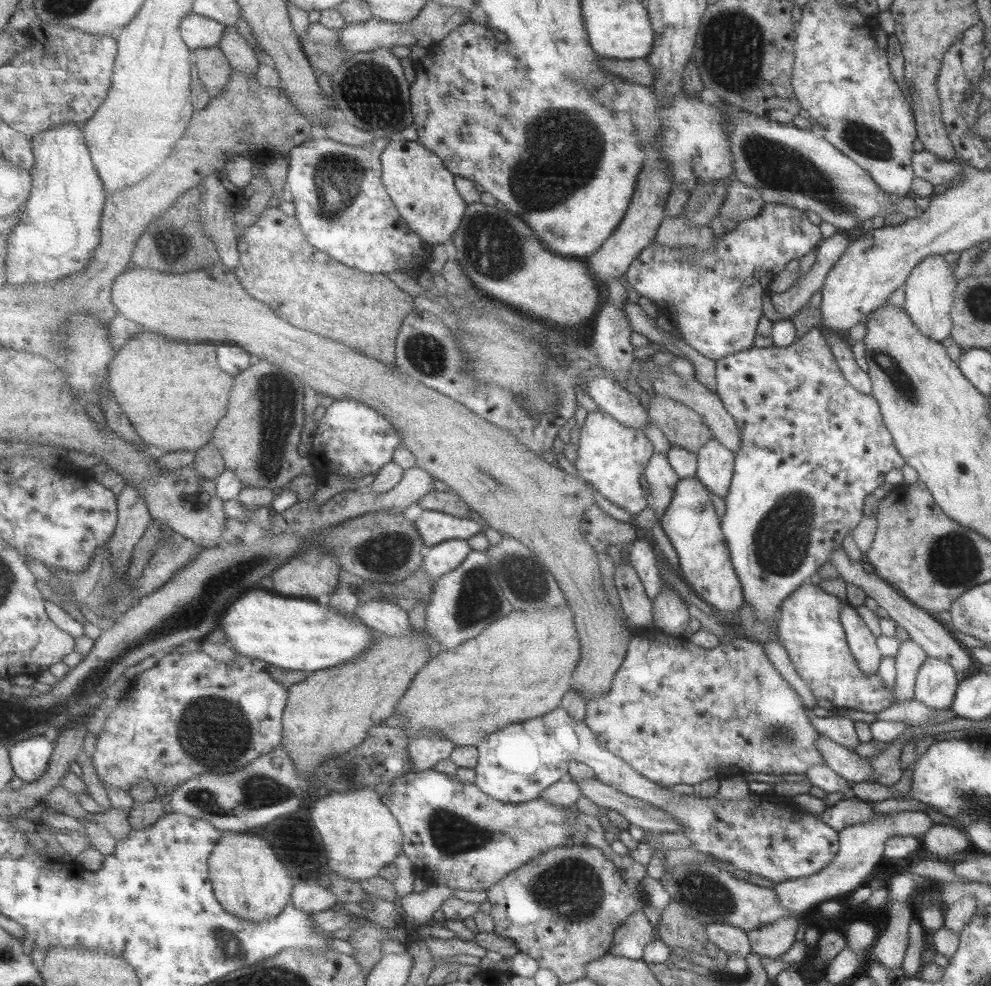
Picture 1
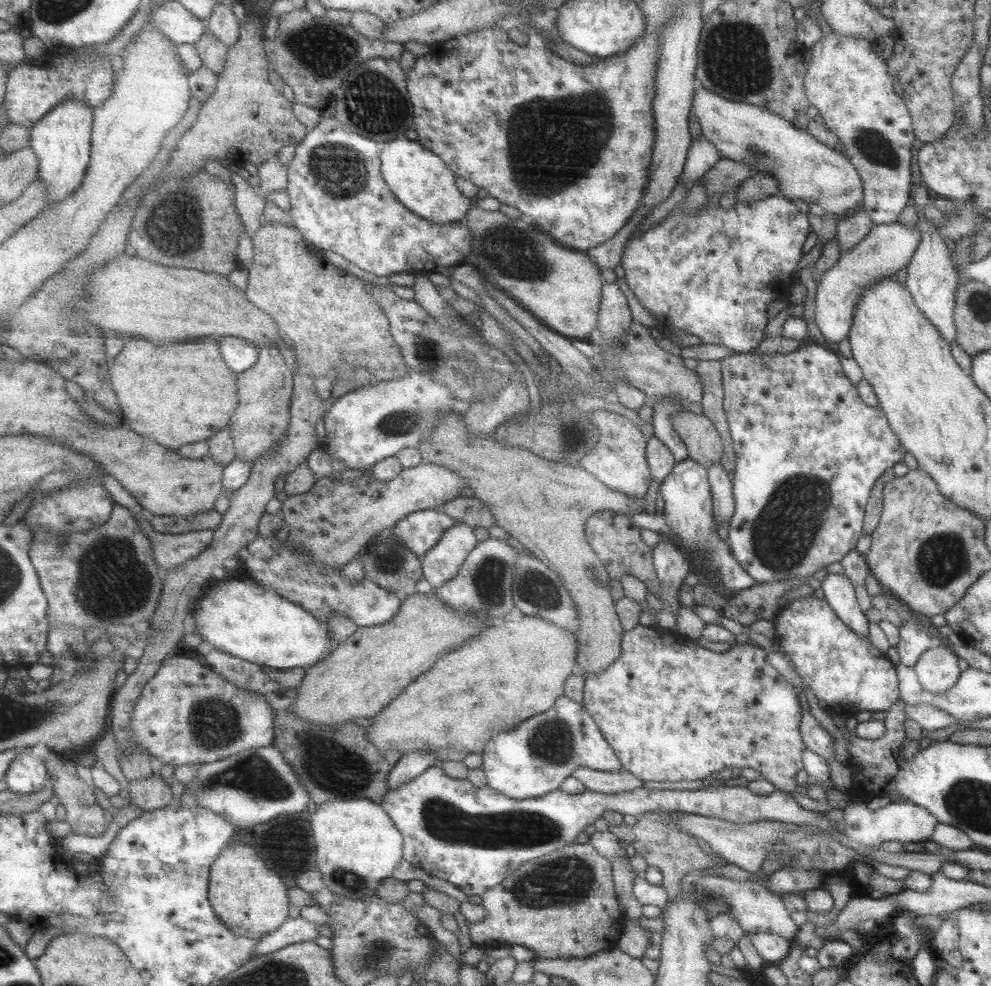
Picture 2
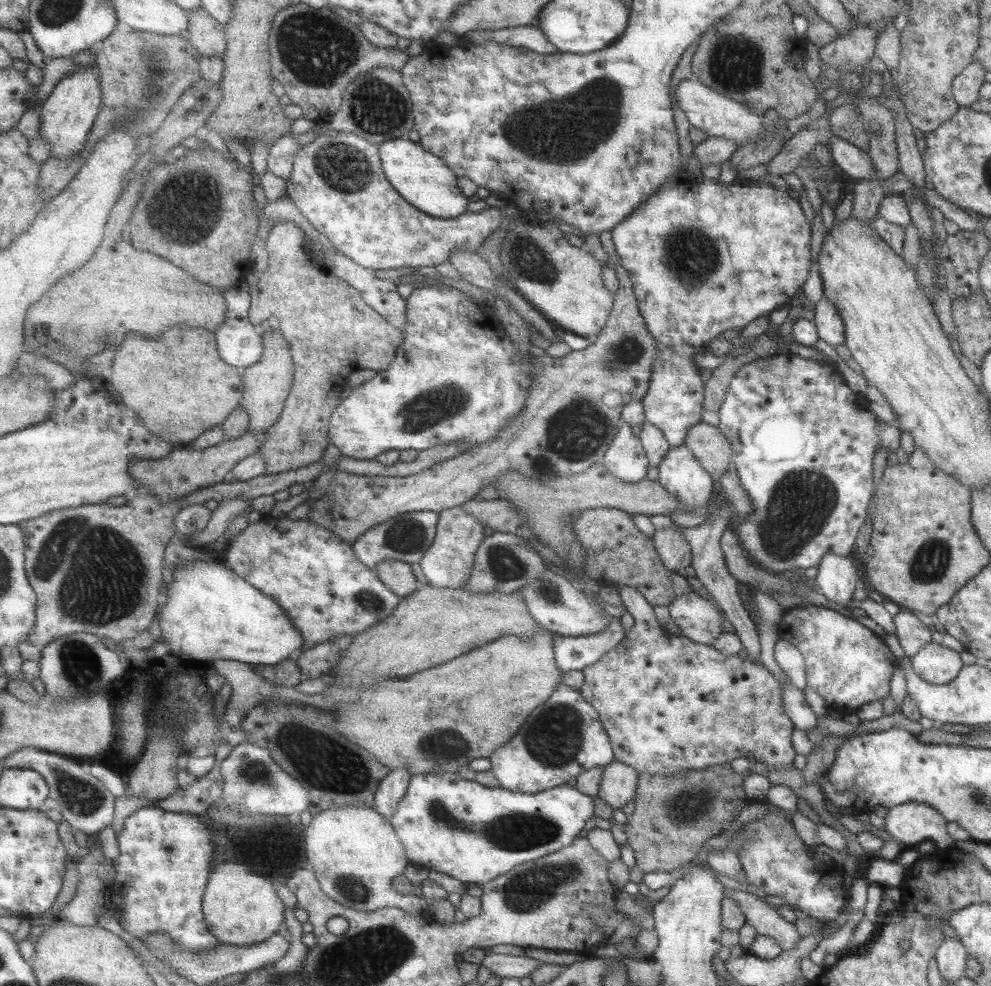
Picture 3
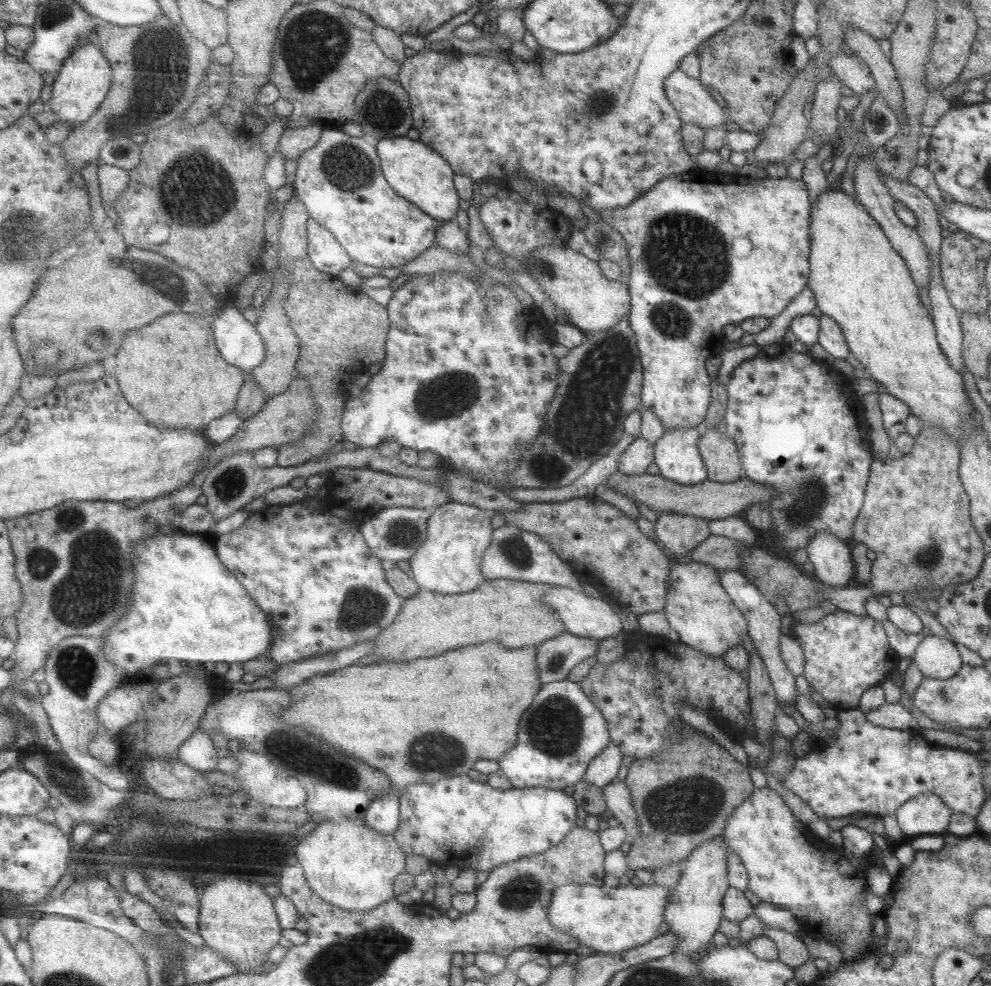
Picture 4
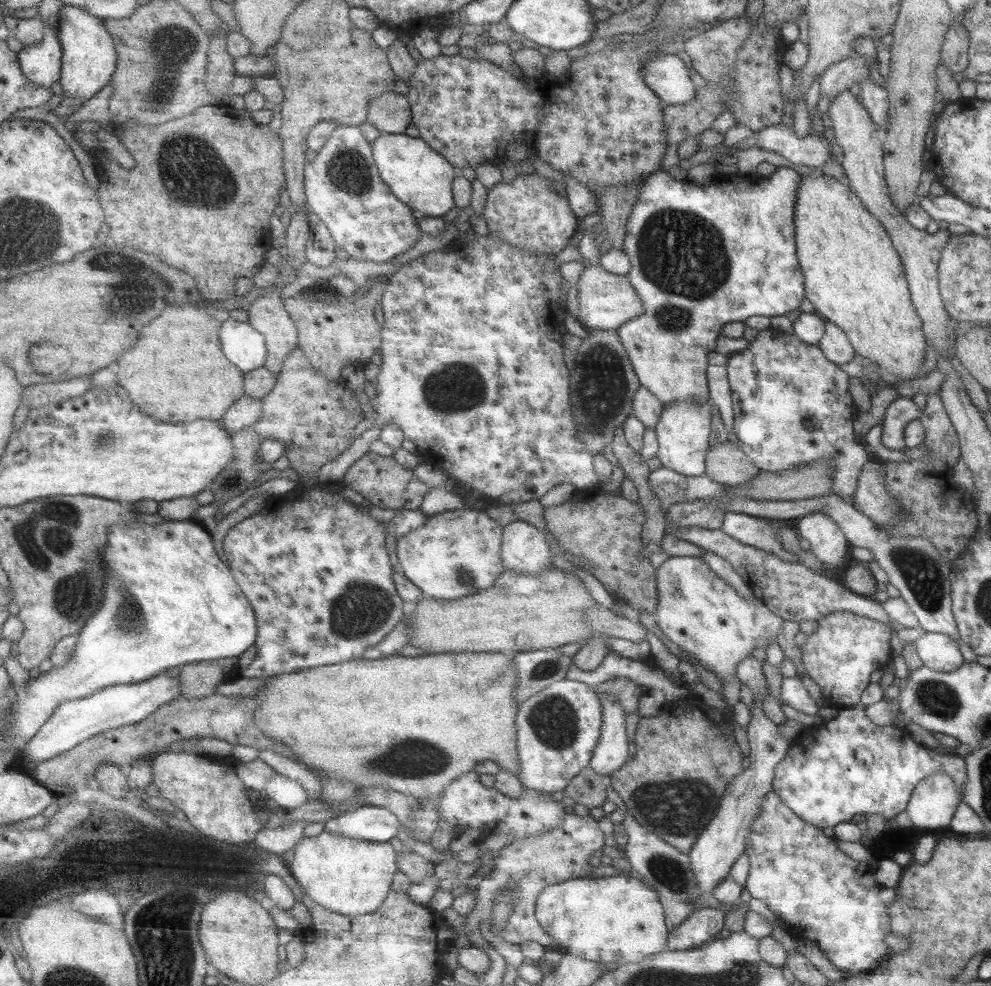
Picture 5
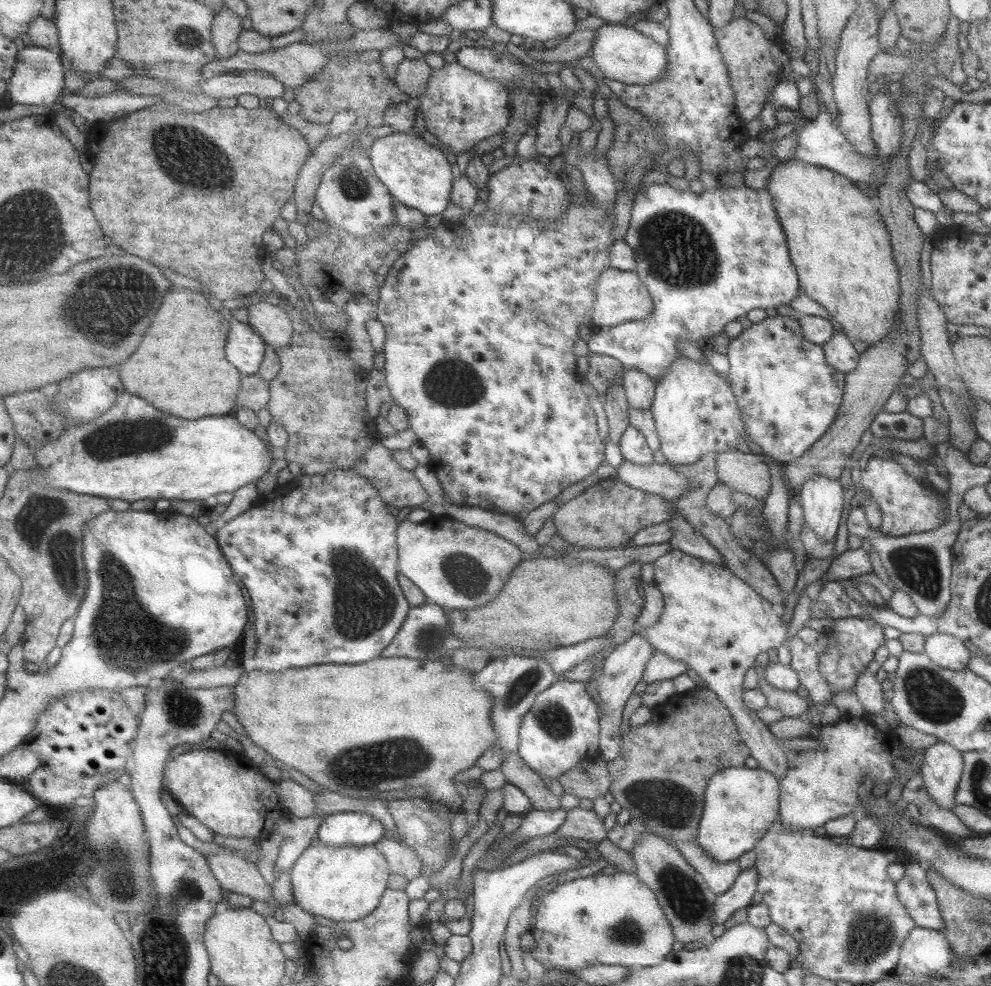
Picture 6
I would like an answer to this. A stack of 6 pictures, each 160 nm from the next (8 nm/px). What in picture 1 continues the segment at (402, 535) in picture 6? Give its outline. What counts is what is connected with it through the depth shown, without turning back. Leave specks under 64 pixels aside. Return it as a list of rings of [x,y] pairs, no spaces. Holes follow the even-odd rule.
[[[467,539],[446,540],[426,549],[423,569],[437,580],[461,566],[471,552]]]

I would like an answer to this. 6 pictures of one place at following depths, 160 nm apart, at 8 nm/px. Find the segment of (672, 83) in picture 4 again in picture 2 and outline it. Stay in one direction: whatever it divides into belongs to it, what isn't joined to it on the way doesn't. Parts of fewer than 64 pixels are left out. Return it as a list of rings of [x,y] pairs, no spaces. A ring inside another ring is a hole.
[[[706,88],[694,90],[691,113],[697,119],[702,136],[705,137],[720,154],[720,158],[741,161],[750,166],[752,174],[769,173],[778,182],[777,194],[790,198],[799,198],[818,204],[824,211],[843,218],[862,206],[861,179],[849,159],[844,154],[817,142],[807,131],[797,130],[795,126],[781,119],[765,108],[753,103],[740,103],[727,100]]]

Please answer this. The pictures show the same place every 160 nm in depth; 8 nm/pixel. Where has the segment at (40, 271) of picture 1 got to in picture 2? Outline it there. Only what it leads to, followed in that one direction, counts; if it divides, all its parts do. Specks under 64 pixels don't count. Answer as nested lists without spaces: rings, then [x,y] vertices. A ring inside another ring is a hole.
[[[69,98],[55,106],[43,120],[32,128],[31,147],[40,160],[39,178],[48,186],[50,201],[41,213],[50,209],[56,202],[64,201],[77,192],[92,161],[92,134],[94,129],[95,108],[81,99]]]

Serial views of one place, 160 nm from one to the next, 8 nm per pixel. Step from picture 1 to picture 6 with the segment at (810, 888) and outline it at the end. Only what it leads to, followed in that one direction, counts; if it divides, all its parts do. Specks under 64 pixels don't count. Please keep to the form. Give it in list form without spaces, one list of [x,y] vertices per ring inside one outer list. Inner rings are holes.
[[[937,742],[920,756],[920,773],[926,791],[938,802],[938,807],[952,810],[957,781],[962,773],[962,752],[950,744]]]

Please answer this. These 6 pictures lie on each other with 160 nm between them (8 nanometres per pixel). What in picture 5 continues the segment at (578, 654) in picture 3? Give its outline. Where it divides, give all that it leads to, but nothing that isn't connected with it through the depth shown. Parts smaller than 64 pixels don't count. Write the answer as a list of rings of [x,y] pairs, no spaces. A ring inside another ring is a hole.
[[[559,648],[514,653],[514,666],[516,666],[518,674],[518,679],[516,680],[516,703],[519,709],[532,696],[539,694],[554,682],[563,679],[570,660],[571,658],[563,655]]]

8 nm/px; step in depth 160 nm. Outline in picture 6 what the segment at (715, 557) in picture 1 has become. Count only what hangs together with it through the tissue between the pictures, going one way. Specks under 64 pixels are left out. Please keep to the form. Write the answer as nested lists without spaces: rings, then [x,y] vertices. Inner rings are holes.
[[[674,358],[656,381],[654,392],[648,409],[654,420],[659,450],[667,464],[693,465],[705,454],[719,455],[737,450],[738,438],[749,441],[729,383],[717,375],[706,359]]]

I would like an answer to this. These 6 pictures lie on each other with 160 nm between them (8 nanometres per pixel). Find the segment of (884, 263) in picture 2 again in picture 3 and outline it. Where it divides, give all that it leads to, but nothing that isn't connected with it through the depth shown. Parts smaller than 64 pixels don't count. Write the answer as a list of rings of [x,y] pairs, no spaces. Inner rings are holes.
[[[822,296],[812,309],[818,338],[832,347],[844,344],[844,324],[835,307]]]

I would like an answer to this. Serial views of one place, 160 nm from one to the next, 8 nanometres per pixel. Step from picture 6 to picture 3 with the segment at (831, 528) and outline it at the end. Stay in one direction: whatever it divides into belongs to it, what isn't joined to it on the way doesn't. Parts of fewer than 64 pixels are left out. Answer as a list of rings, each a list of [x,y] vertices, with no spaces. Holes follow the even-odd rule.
[[[823,554],[816,566],[816,592],[837,605],[850,606],[857,582],[855,562],[851,555]]]

